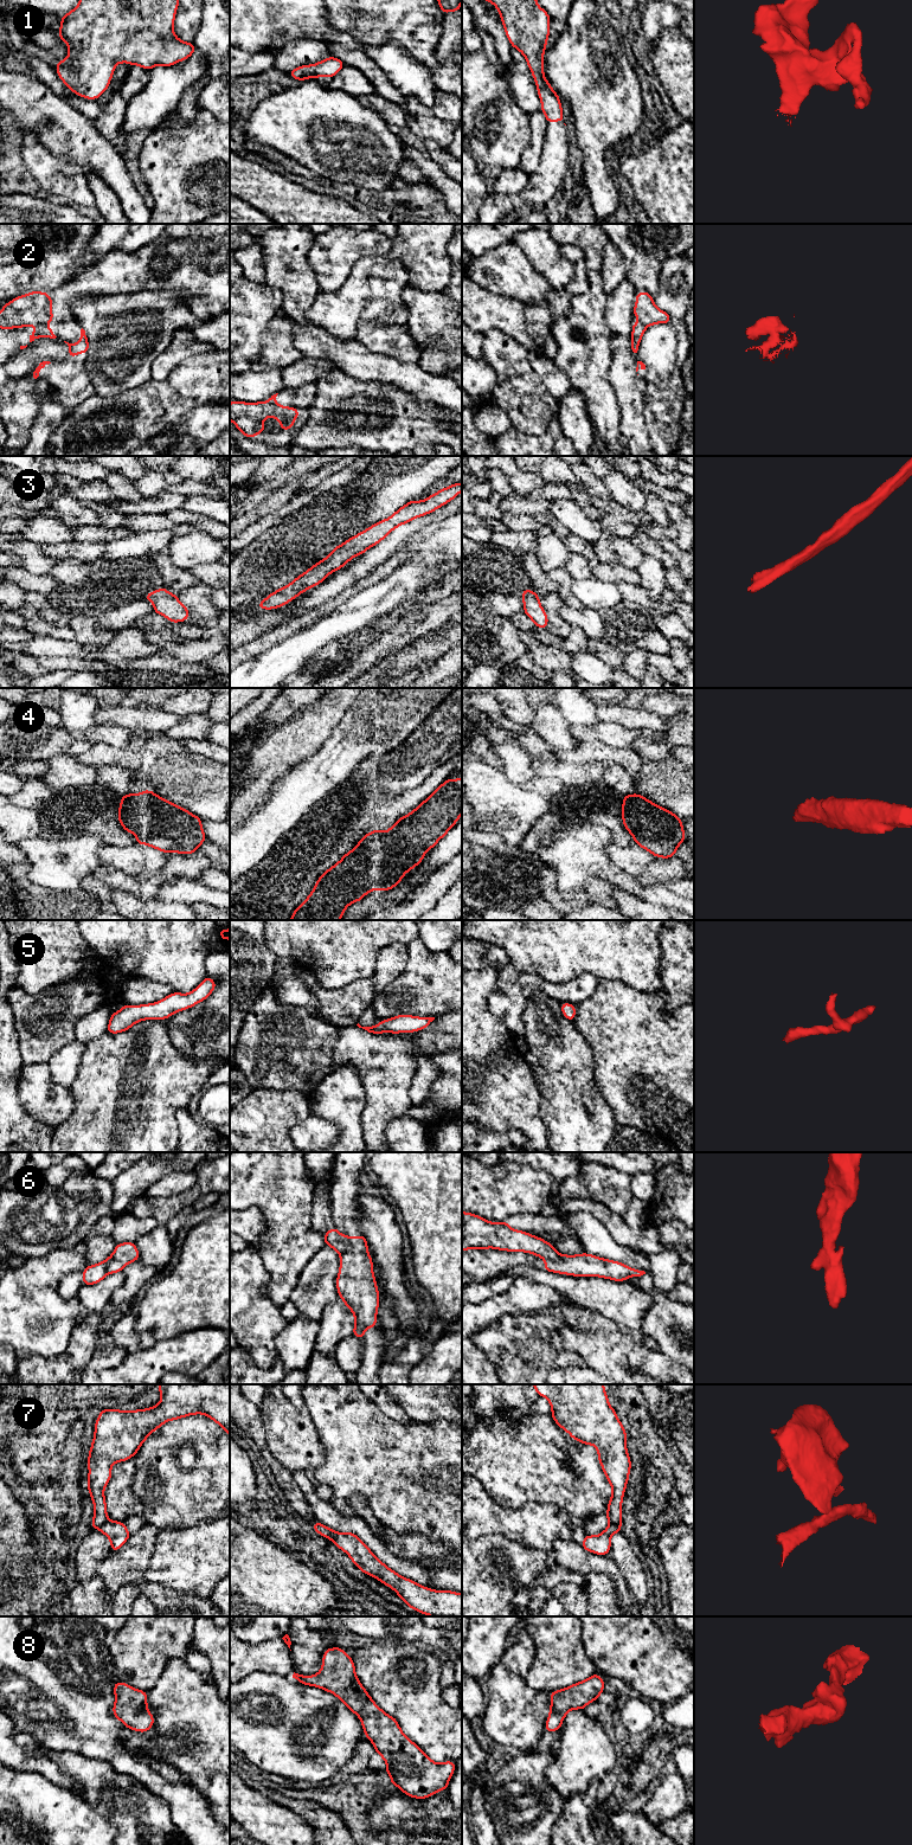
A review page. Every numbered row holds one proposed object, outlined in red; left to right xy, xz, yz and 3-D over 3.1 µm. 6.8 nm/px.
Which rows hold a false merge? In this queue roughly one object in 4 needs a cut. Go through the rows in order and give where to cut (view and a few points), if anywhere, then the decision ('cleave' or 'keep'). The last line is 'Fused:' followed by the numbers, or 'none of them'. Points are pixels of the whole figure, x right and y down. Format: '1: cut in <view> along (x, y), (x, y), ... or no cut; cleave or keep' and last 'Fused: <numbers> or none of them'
1: no cut; keep
2: no cut; keep
3: no cut; keep
4: no cut; keep
5: no cut; keep
6: cut in xz along (341, 1234), (340, 1239), (344, 1249), (340, 1253); cleave
7: cut in yz along (620, 1522), (609, 1527); cleave
8: no cut; keep
Fused: 6, 7

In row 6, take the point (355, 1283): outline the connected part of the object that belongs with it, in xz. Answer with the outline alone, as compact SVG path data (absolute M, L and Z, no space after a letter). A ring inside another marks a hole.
M341 1234L340 1238L345 1248L340 1253L338 1294L354 1314L353 1336L362 1338L368 1328L377 1325L379 1291L373 1274L373 1261L362 1234L358 1238Z

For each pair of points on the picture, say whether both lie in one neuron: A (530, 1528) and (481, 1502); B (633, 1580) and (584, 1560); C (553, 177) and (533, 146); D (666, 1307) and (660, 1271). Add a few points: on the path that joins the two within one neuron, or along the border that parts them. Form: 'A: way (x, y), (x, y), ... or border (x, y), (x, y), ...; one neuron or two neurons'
A: way (516, 1524), (496, 1519), (492, 1515); one neuron
B: border (607, 1555), (617, 1566), (635, 1601); two neurons
C: border (546, 130), (541, 160), (528, 174); two neurons
D: border (649, 1273), (653, 1284), (657, 1289), (681, 1304); two neurons

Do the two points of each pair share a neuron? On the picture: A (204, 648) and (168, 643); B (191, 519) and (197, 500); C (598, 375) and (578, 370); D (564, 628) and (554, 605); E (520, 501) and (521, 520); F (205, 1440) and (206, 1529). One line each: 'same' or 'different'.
A: same
B: different
C: same
D: same
E: different
F: different

